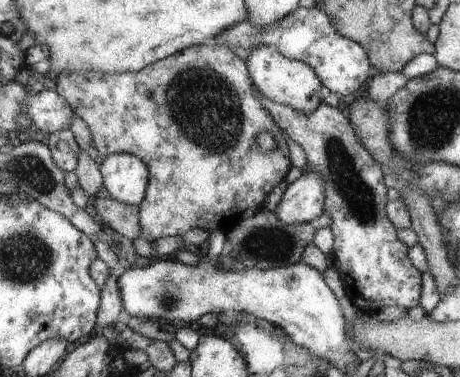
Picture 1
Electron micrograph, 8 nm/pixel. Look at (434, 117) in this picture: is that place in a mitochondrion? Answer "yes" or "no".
yes

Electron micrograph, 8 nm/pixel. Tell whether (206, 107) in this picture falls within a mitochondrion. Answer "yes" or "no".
yes

